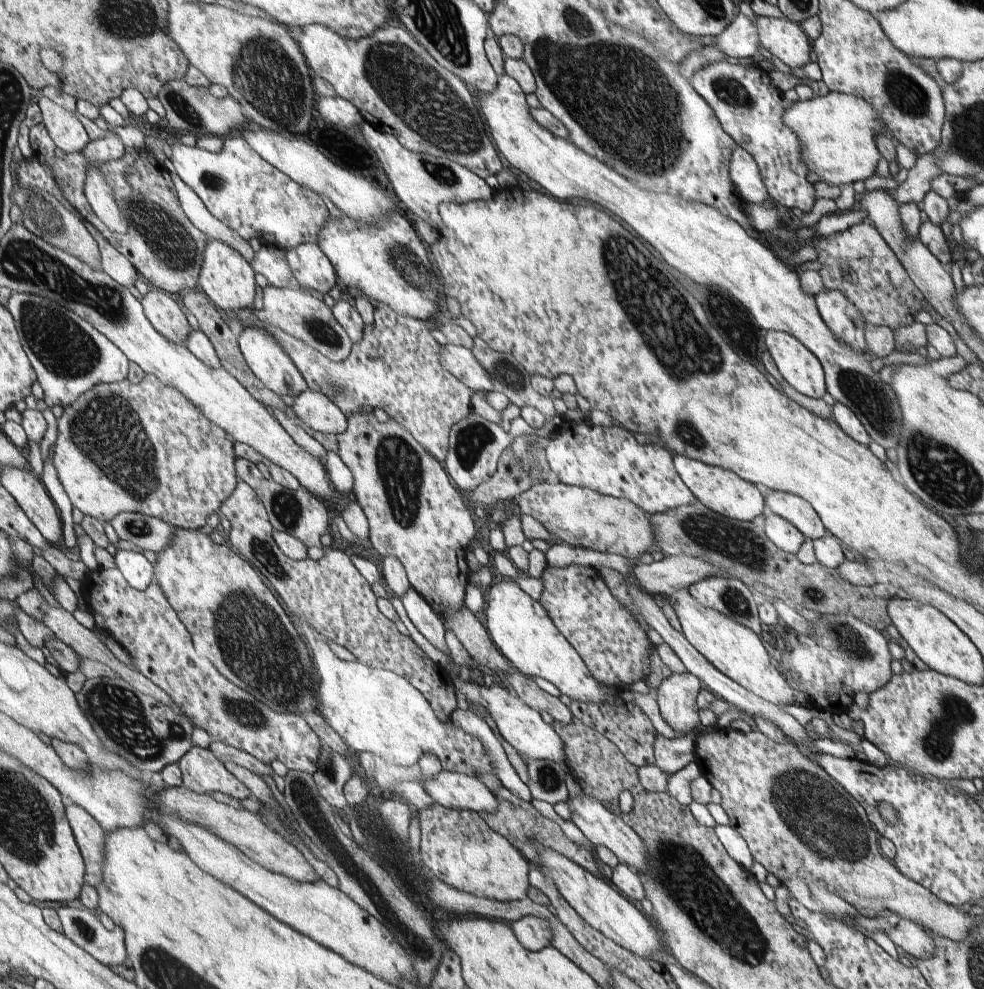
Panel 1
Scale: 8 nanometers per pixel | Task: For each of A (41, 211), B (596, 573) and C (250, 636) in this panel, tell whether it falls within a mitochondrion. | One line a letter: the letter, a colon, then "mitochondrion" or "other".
A: mitochondrion
B: other
C: mitochondrion

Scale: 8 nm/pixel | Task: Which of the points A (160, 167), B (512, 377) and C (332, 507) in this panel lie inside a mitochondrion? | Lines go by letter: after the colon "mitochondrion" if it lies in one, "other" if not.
A: other
B: mitochondrion
C: other

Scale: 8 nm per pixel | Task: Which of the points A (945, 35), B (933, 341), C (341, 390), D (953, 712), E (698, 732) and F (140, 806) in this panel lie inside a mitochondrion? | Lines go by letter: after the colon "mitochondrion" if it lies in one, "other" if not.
A: other
B: other
C: mitochondrion
D: mitochondrion
E: other
F: other

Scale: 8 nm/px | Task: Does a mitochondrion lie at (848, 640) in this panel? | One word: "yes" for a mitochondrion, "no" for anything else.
yes

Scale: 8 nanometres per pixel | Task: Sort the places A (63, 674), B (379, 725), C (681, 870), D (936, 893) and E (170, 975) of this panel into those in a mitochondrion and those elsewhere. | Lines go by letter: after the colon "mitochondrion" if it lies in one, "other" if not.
A: other
B: other
C: mitochondrion
D: other
E: mitochondrion

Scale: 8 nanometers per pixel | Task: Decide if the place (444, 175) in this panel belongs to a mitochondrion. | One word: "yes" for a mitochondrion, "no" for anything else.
yes

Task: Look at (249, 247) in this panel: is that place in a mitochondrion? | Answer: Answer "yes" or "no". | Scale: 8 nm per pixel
no

